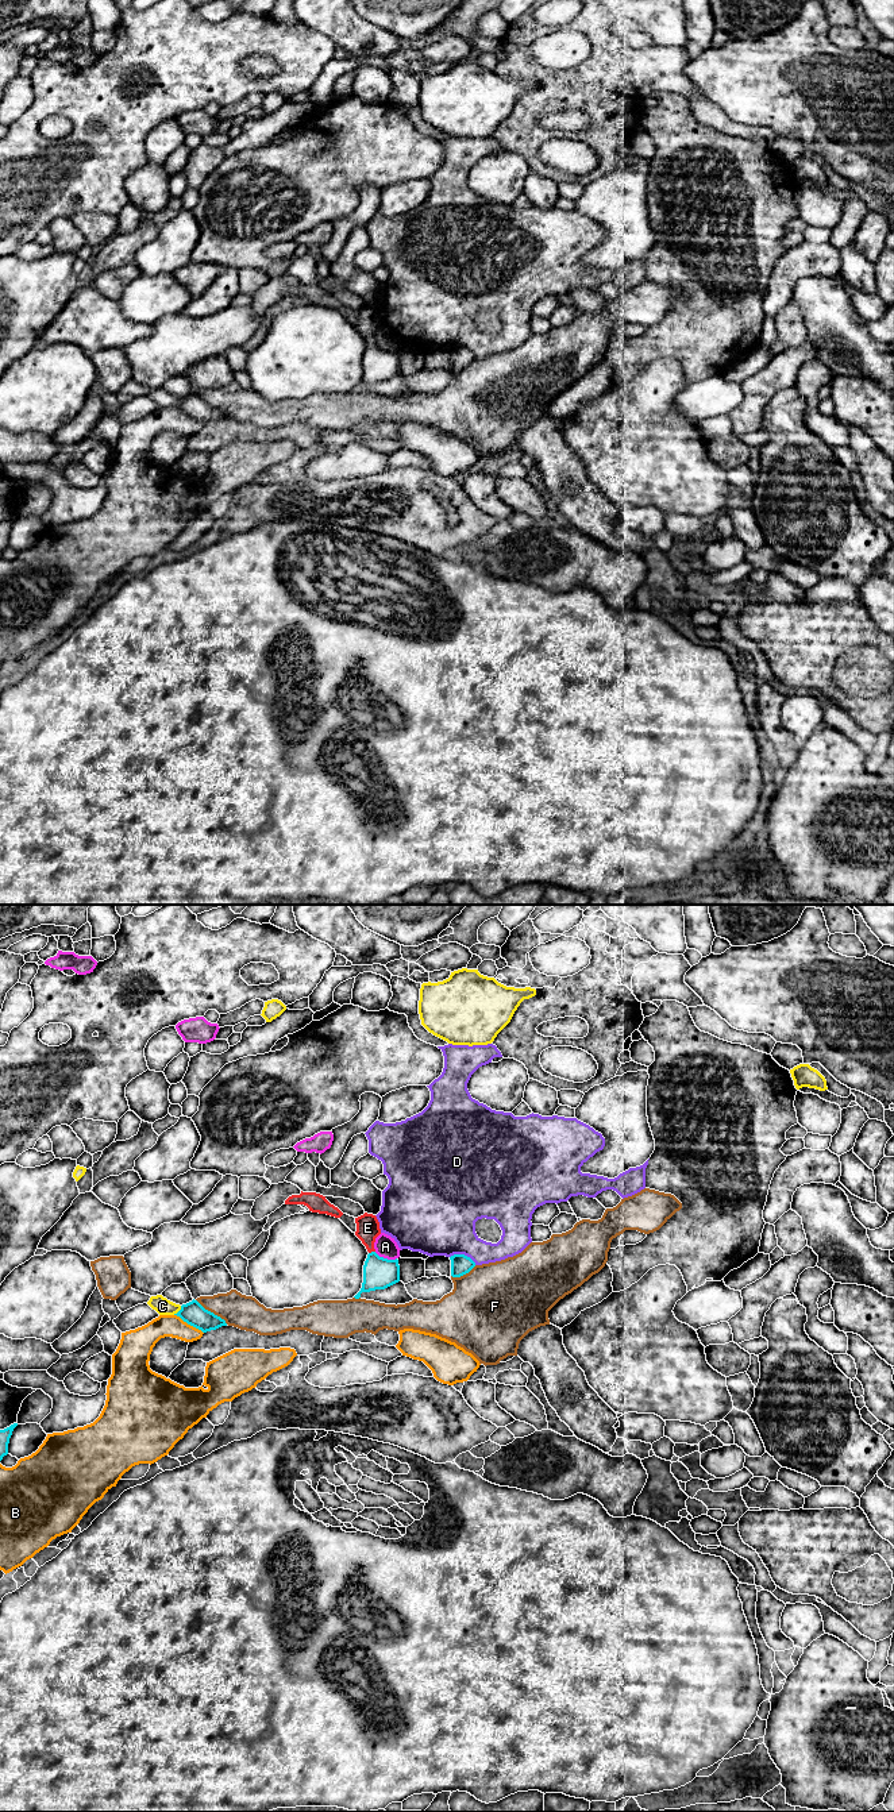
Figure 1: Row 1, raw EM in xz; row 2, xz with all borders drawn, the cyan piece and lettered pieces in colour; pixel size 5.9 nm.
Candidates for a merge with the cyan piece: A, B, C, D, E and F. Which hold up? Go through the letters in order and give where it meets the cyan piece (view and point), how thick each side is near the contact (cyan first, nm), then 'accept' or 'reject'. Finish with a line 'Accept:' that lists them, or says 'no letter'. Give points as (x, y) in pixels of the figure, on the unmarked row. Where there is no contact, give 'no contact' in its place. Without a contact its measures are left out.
A: meets cyan in xz at (385, 351); 190 nm thick on the cyan side, 130 nm on the other; reject
B: meets cyan in xz at (189, 416); 140 nm thick on the cyan side, 130 nm on the other; reject
C: meets cyan in xz at (178, 404); 140 nm thick on the cyan side, 100 nm on the other; reject
D: meets cyan in xz at (463, 347); 120 nm thick on the cyan side, 420 nm on the other; reject
E: meets cyan in xz at (372, 344); 190 nm thick on the cyan side, 140 nm on the other; accept
F: meets cyan in xz at (212, 405); 140 nm thick on the cyan side, 200 nm on the other; reject
Accept: E

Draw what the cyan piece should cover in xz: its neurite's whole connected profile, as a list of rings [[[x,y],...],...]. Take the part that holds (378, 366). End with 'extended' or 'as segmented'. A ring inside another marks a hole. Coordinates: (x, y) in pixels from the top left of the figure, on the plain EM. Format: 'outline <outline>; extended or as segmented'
outline [[[365,305],[355,311],[355,328],[366,339],[369,347],[363,358],[363,375],[361,383],[354,389],[361,390],[362,385],[385,382],[400,374],[398,352],[388,352],[375,346],[374,335],[381,327],[379,315],[375,308]]]; extended

